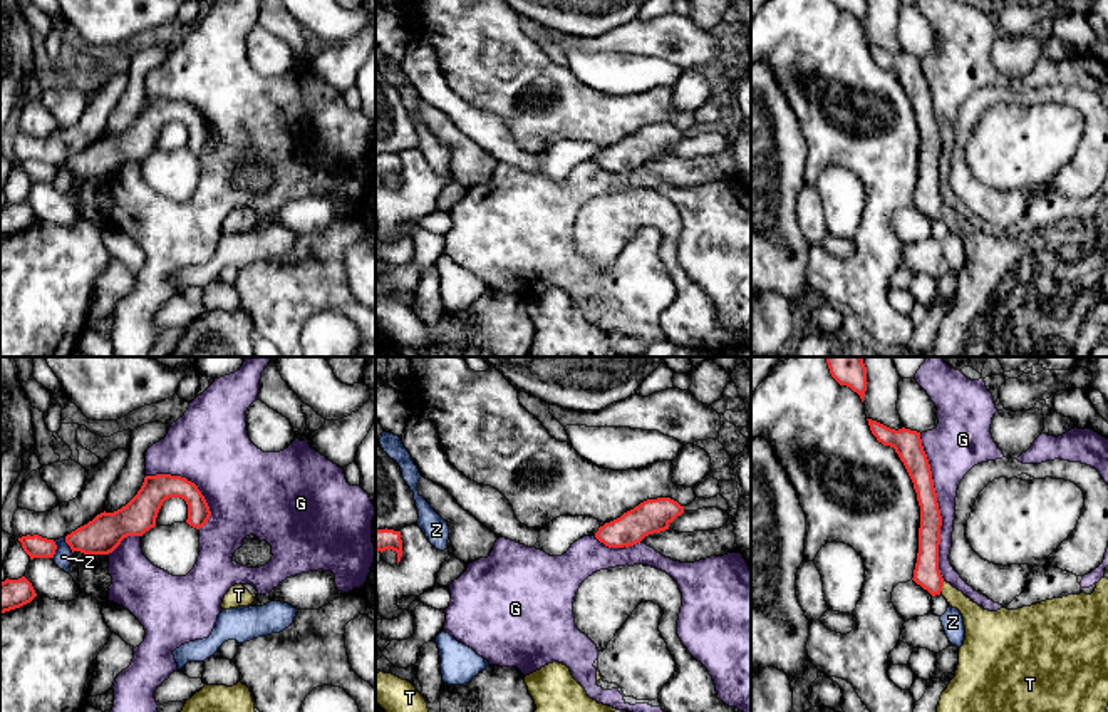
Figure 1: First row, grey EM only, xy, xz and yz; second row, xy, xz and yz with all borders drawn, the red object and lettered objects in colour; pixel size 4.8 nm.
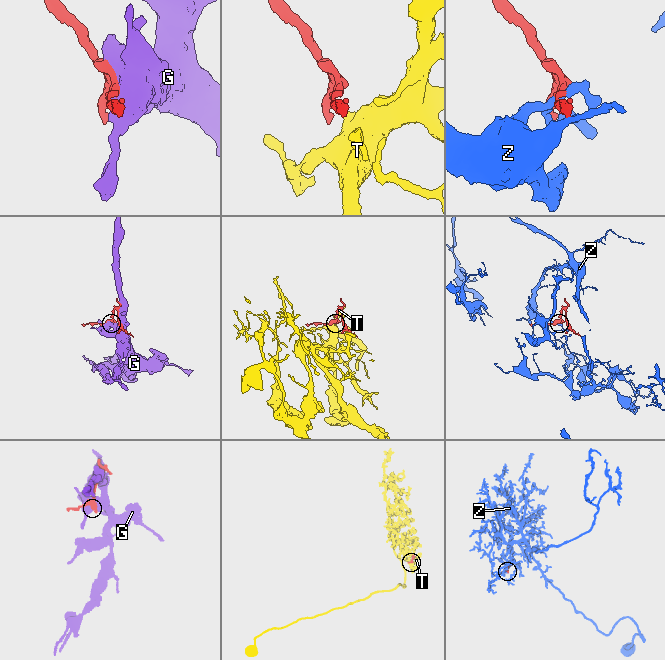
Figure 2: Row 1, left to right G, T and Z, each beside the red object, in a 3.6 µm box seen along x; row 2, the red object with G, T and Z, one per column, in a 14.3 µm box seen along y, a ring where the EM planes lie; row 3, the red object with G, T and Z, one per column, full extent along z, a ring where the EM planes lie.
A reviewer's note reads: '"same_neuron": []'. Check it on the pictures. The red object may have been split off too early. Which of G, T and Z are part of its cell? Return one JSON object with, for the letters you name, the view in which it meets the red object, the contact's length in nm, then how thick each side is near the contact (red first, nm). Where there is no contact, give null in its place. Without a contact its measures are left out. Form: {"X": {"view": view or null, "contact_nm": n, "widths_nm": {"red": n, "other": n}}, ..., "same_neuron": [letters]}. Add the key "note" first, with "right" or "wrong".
{"note": "wrong", "T": {"view": "yz", "contact_nm": 50, "widths_nm": {"red": 120, "other": 140}}, "same_neuron": ["T"]}

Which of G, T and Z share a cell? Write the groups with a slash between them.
G / T / Z

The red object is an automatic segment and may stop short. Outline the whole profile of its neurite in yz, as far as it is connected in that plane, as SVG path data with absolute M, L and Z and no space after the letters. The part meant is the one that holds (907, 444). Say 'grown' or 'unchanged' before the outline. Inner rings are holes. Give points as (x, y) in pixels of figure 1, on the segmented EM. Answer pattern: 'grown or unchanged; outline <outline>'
grown; outline M867 419L872 434L883 446L890 446L903 462L917 493L920 506L919 553L914 581L932 596L942 595L964 618L966 640L959 648L955 677L942 692L937 712L1106 712L1108 707L1108 578L1101 578L1091 595L1068 595L1017 610L989 611L947 583L939 570L939 544L942 516L934 488L932 471L922 446L920 432L890 429Z

